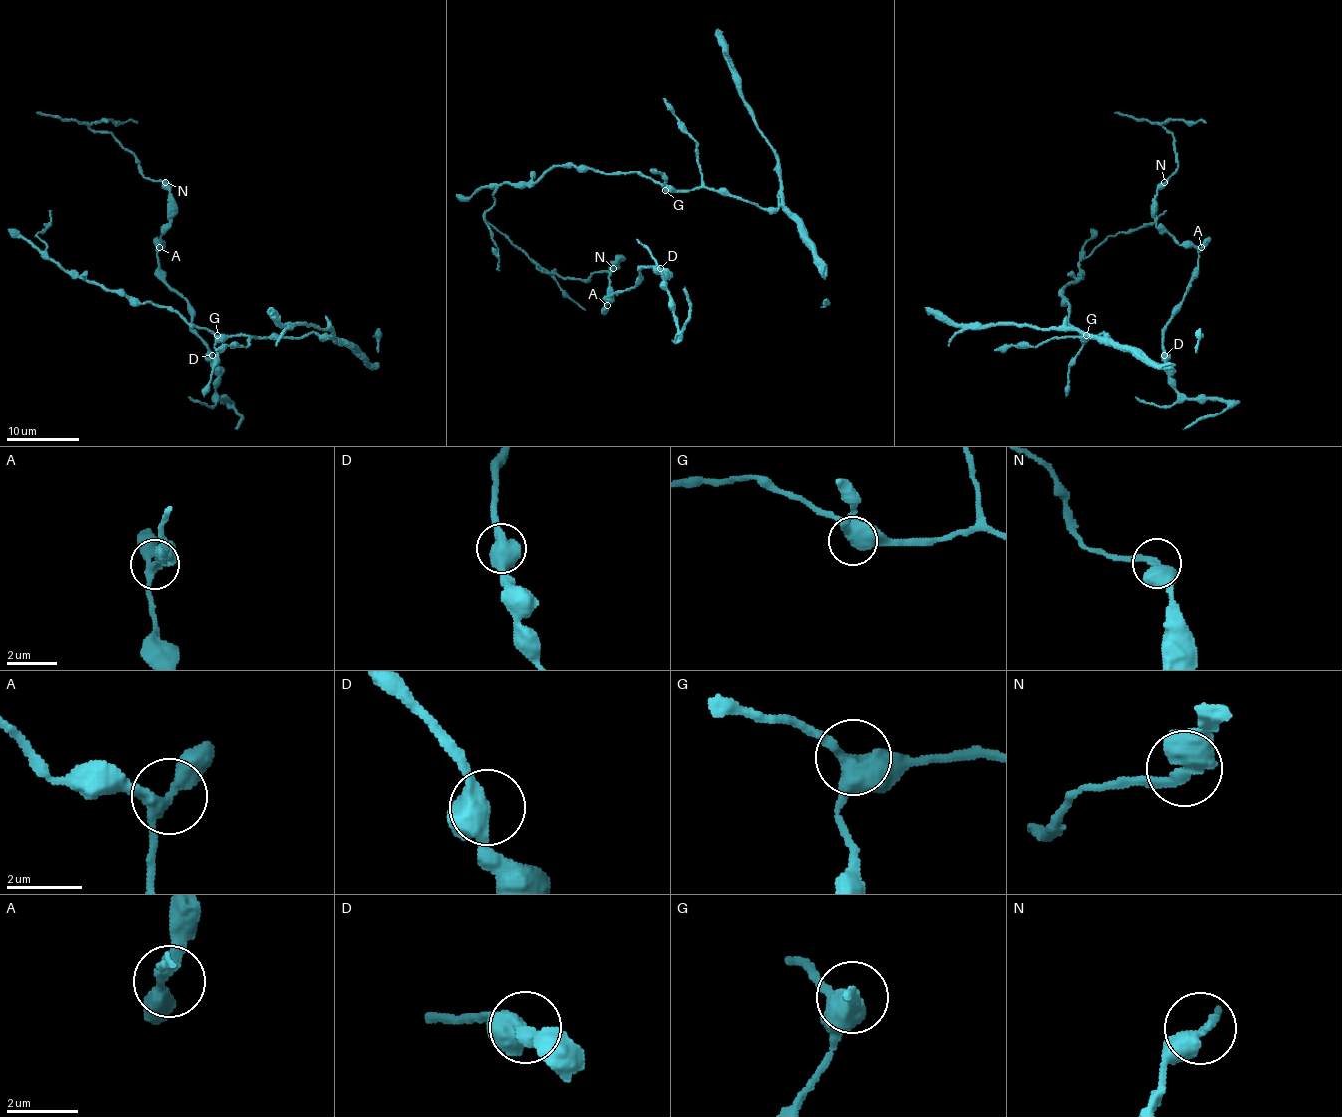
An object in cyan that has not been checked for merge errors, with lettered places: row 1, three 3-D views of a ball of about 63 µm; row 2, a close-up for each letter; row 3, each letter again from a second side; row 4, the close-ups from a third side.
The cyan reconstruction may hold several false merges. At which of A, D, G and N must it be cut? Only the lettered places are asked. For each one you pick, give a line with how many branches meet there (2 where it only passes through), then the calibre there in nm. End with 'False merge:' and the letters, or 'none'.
N: 3 branches meet; 400 nm thick
False merge: N

